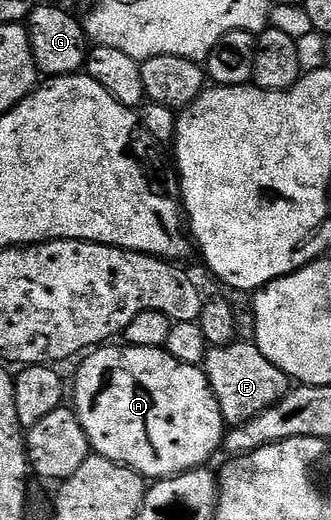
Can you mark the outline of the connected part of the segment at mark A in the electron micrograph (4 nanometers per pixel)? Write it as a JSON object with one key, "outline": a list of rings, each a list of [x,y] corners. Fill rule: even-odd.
{"outline":[[[117,343],[94,348],[86,356],[90,357],[78,367],[77,382],[71,385],[71,401],[74,401],[72,404],[92,452],[98,457],[111,459],[116,465],[134,469],[146,479],[178,477],[181,473],[208,466],[217,449],[219,453],[222,448],[227,424],[204,368],[179,363],[179,359],[165,349],[131,344],[124,348],[120,349]]]}

